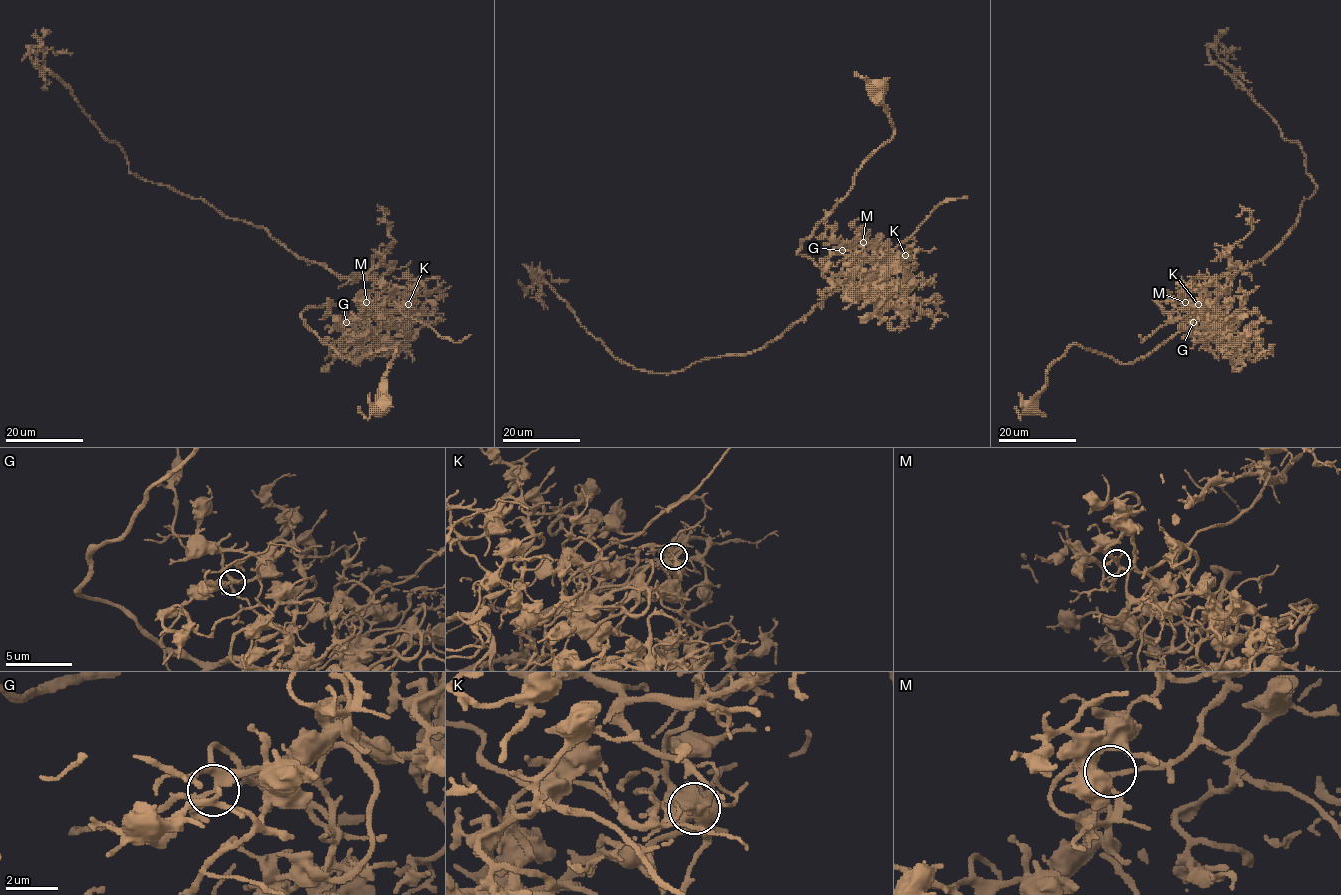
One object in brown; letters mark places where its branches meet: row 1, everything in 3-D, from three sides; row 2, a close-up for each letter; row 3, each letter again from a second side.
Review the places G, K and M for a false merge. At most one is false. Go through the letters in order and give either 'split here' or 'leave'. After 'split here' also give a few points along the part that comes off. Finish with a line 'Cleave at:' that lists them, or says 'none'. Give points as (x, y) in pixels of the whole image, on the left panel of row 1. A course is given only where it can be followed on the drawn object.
G: leave
K: split here | (408, 304), (391, 284), (340, 277), (261, 227), (140, 179), (29, 47), (44, 52), (48, 88)
M: leave
Cleave at: K

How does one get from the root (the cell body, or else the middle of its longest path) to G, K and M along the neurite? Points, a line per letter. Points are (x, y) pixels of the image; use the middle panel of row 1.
G: (875, 88), (894, 136), (864, 163), (851, 190), (798, 253), (842, 274), (855, 265), (842, 250)
K: (875, 88), (894, 136), (798, 253), (834, 274), (856, 266), (857, 256), (867, 273), (882, 273), (904, 255)
M: (875, 88), (894, 136), (864, 163), (851, 190), (798, 253), (842, 274), (855, 265), (863, 242)

